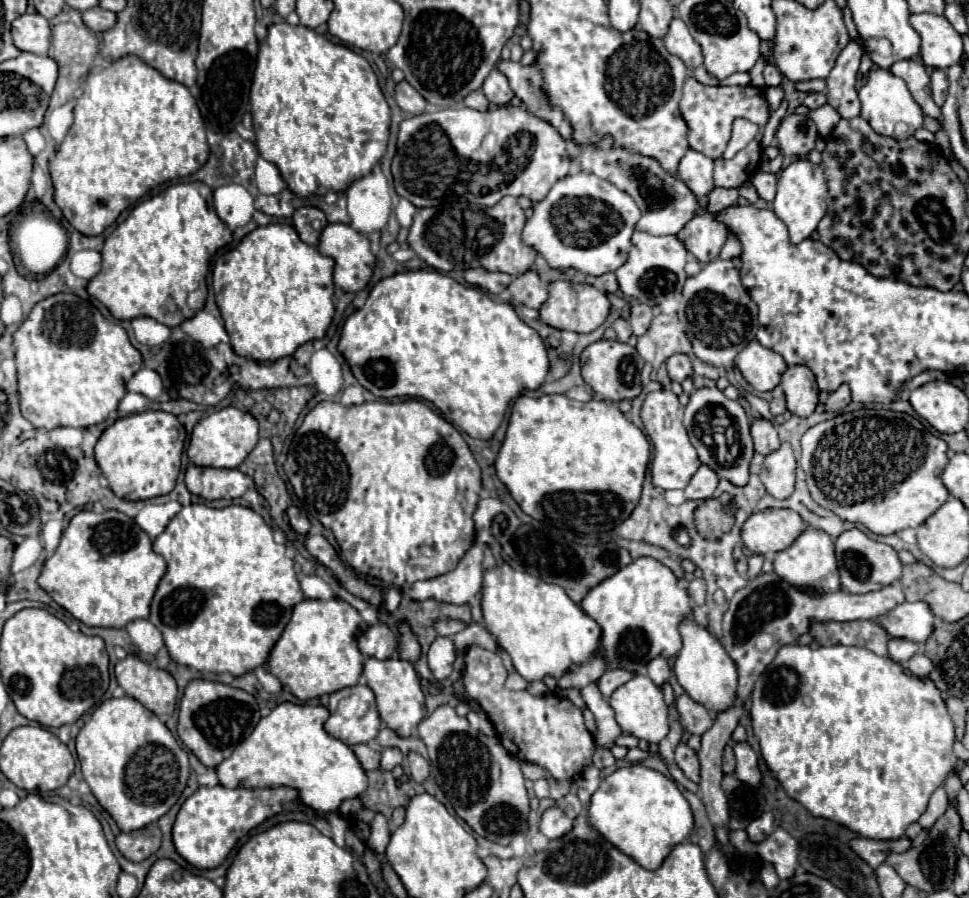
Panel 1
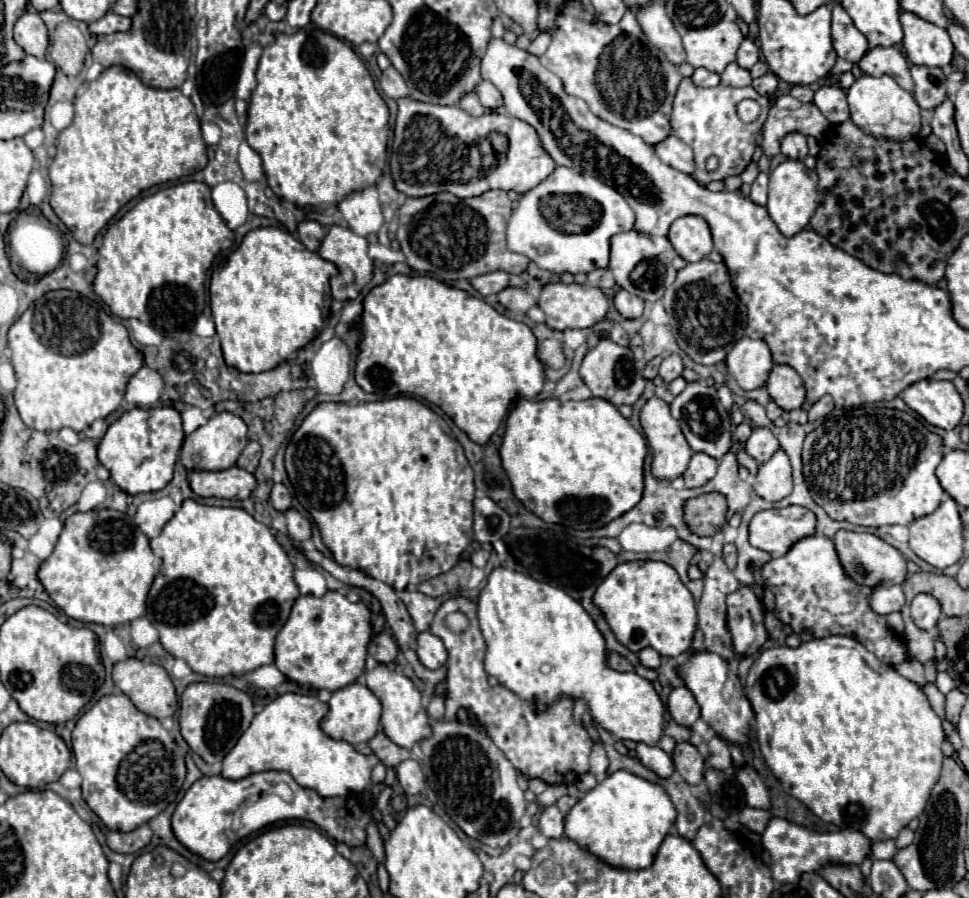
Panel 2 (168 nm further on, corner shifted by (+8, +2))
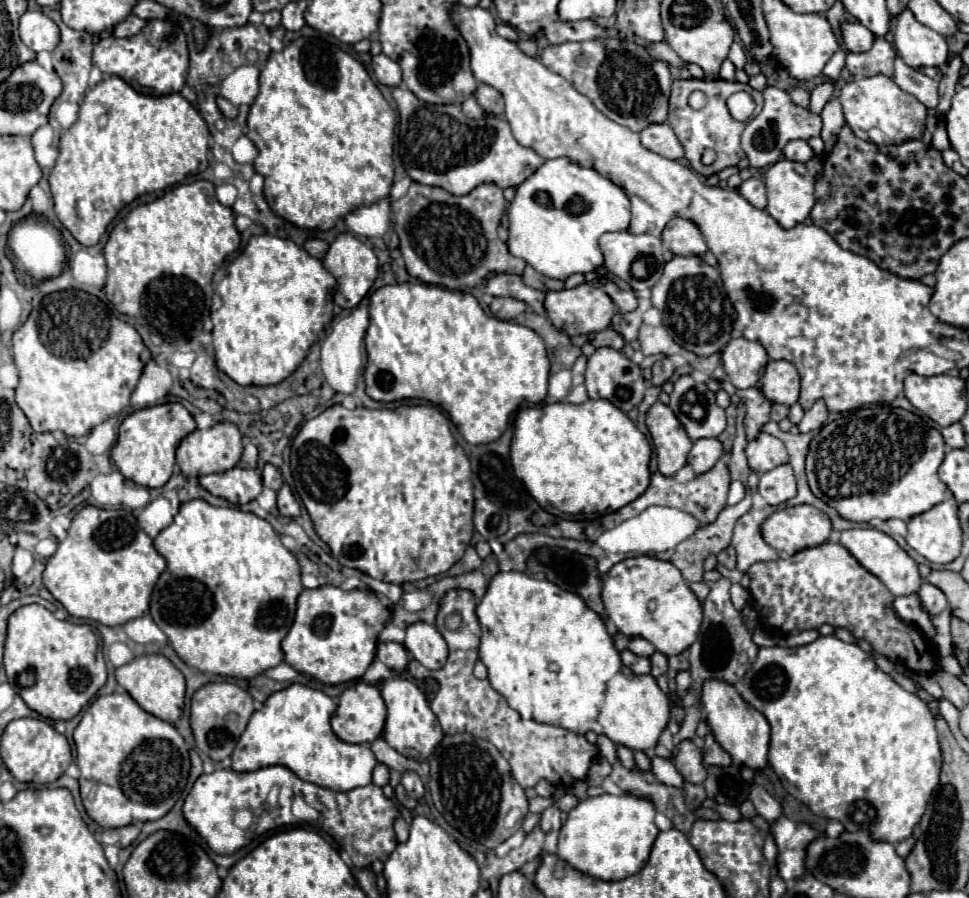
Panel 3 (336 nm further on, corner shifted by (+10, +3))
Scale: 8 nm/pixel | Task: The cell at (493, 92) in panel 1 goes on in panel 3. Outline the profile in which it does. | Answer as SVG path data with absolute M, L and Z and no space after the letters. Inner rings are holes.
M481 83L475 91L475 99L481 105L481 109L487 115L501 115L503 113L503 97L497 89L493 89L491 85Z

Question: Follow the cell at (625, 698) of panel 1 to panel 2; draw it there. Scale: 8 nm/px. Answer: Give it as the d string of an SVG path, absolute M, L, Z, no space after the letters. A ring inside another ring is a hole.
M499 566L489 574L487 584L477 598L477 616L487 642L485 670L505 688L513 690L525 700L539 700L537 708L545 708L563 694L571 698L585 698L589 712L605 730L613 732L621 740L645 742L649 746L657 744L659 736L663 734L663 730L659 732L659 726L663 728L665 706L659 694L653 690L653 684L637 674L619 674L607 666L605 640L601 632L585 608L577 600L569 598L569 594L565 594L561 588Z

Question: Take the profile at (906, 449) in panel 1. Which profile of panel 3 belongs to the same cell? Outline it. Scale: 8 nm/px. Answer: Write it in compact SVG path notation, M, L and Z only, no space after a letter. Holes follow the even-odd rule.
M869 405L849 411L843 417L827 423L811 441L807 455L807 479L813 495L833 507L843 519L867 523L871 519L903 519L929 511L947 497L947 485L939 479L937 469L945 457L945 443L941 433L923 417L895 409L891 405Z

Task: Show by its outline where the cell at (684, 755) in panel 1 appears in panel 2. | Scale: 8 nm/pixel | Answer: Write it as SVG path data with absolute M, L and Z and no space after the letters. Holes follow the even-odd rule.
M679 742L675 746L671 758L673 758L675 770L685 778L685 782L689 782L689 784L701 782L705 762L703 762L703 758L695 746L691 746L689 742Z

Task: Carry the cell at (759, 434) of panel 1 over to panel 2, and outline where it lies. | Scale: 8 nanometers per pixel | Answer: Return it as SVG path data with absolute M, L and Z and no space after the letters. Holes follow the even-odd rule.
M753 428L749 440L745 442L745 450L757 462L765 462L779 450L779 442L769 428Z

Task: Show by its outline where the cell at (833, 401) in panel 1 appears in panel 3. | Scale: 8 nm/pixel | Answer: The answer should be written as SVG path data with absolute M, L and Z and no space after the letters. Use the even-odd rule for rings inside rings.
M817 401L809 411L805 411L805 417L801 419L801 423L797 425L801 433L809 433L809 431L819 431L825 421L827 421L827 405L823 401Z

